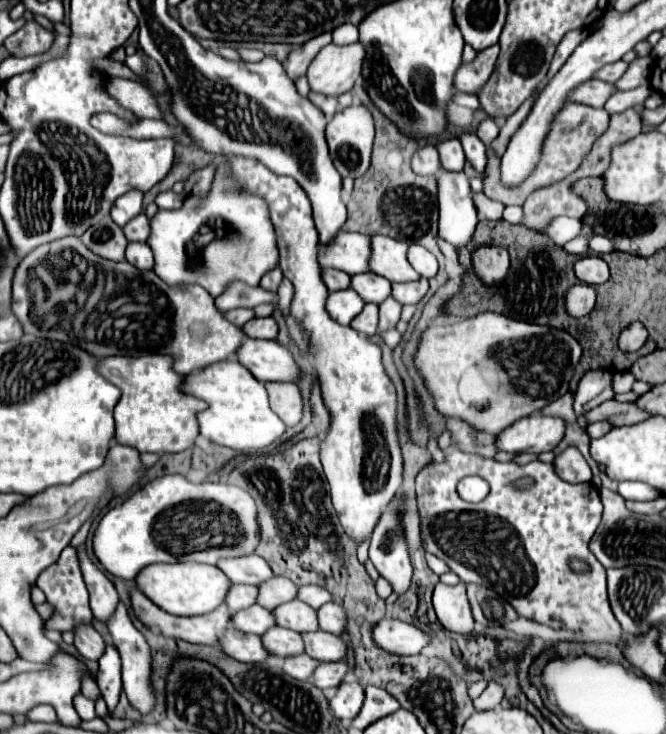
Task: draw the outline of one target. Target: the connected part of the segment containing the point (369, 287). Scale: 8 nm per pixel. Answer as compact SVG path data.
M364 272L364 274L352 276L350 288L356 290L364 302L374 302L374 304L380 304L392 292L390 282L374 272Z

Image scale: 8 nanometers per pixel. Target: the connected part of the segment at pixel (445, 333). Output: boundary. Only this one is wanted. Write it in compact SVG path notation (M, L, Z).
M480 312L450 326L434 326L422 332L414 366L428 388L436 410L448 418L460 418L478 432L498 434L516 420L542 410L568 392L568 382L580 360L578 340L558 328L512 320L498 312Z

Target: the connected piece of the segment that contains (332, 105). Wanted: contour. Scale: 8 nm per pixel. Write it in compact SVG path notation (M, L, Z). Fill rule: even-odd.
M310 92L308 98L314 106L318 106L324 112L326 120L332 120L332 116L338 112L338 100L316 100L316 92Z

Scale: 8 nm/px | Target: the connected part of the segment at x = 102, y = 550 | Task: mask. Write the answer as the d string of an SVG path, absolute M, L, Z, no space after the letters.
M162 476L148 482L140 488L134 496L130 496L124 504L110 508L104 518L100 520L92 550L100 564L114 576L124 580L134 580L136 574L156 562L204 562L216 564L218 558L228 556L246 556L252 554L260 542L260 530L256 524L256 504L252 496L232 484L224 482L206 482L206 484L192 484L184 476Z

